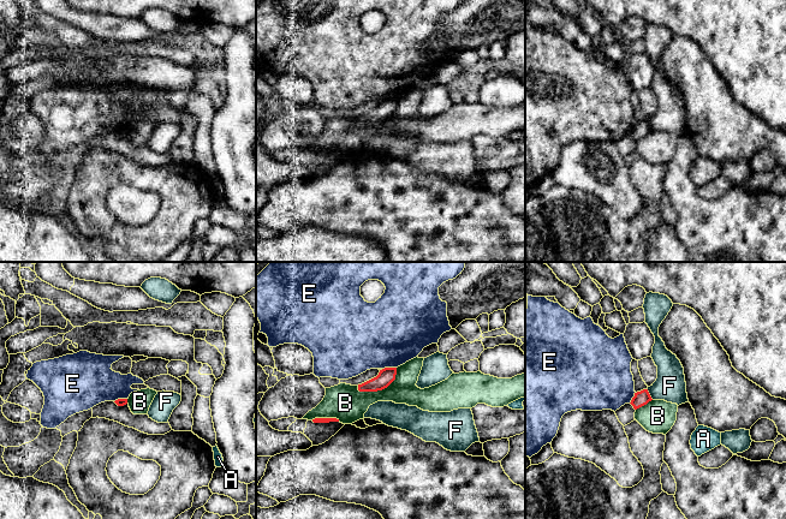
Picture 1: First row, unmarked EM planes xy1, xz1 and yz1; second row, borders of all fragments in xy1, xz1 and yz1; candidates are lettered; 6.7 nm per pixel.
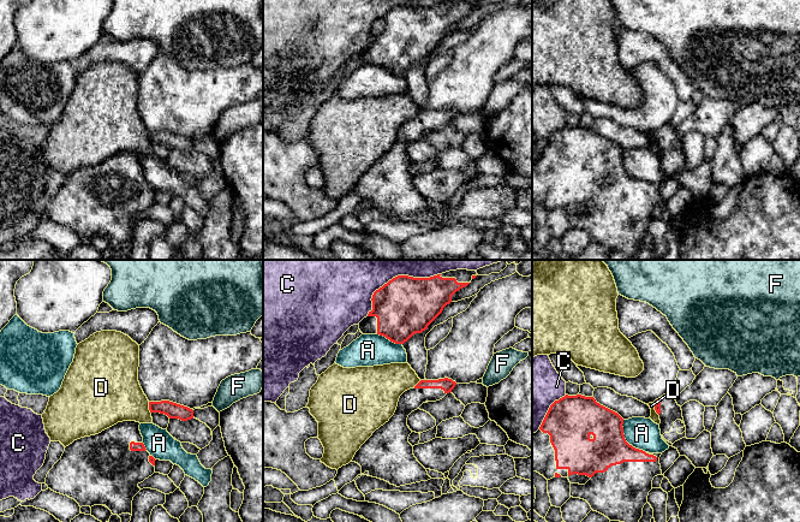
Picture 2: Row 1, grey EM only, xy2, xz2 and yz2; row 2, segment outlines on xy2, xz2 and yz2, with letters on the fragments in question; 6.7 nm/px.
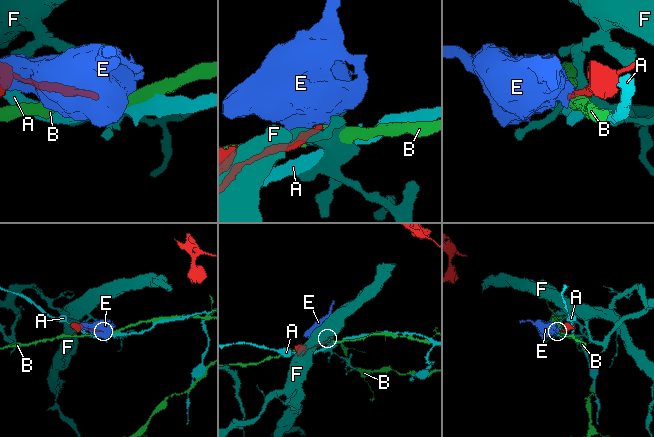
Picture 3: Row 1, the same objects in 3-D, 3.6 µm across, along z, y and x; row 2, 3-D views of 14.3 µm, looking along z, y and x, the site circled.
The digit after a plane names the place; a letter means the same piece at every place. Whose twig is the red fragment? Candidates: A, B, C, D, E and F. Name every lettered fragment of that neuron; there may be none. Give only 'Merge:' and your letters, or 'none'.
Merge: none

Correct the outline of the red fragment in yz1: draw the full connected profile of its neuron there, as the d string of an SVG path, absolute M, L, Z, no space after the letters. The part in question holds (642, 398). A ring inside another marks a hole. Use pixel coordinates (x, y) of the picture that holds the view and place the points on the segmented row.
M643 389L641 392L635 393L635 396L631 400L631 405L633 406L635 410L647 405L649 401L651 401L651 396L648 392L648 389Z

